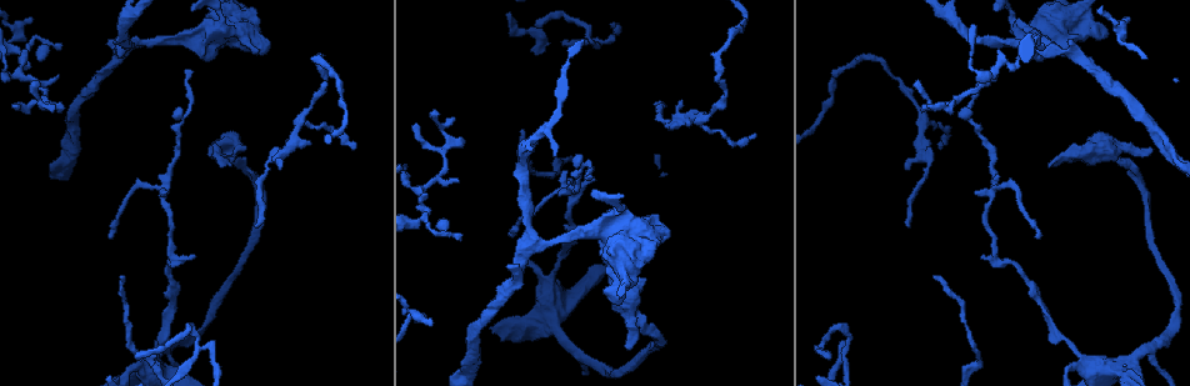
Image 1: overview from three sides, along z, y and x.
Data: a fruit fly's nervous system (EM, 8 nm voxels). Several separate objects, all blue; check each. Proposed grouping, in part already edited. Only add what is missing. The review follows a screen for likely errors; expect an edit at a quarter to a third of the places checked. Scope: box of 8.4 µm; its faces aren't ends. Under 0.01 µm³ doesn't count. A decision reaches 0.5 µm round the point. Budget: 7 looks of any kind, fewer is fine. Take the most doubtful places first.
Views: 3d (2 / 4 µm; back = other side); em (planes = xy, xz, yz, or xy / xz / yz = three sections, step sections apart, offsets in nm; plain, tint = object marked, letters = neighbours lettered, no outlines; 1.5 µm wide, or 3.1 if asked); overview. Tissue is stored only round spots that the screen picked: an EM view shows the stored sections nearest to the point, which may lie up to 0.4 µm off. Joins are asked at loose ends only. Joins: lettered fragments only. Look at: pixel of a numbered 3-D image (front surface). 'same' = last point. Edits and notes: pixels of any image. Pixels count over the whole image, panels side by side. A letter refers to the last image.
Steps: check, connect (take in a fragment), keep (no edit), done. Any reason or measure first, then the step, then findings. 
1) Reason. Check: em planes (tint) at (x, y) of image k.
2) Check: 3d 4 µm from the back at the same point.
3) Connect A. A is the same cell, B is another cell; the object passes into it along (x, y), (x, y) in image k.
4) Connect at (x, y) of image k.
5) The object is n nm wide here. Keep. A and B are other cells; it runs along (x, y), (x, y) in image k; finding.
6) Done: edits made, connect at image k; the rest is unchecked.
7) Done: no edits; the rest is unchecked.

Thin end. Check: em planes (letters) at (1038, 44) of image 1.

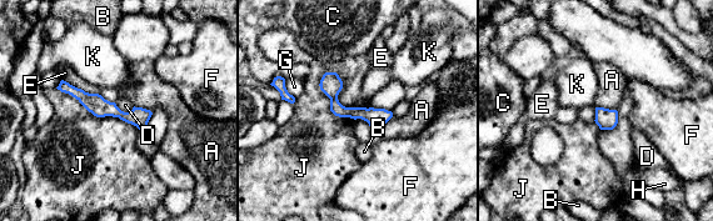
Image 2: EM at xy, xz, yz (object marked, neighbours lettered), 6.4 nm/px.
The longest contact is with J, 380 nm. Keep. A, B, C, D, E, F, G, H, J and K are other cells; it runs along (61, 86), (121, 115), (148, 114) in image 2; none of them fits.

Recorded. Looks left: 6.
Branch stops here. Check: em yz step 4 (tint) at (463, 142) of image 1.

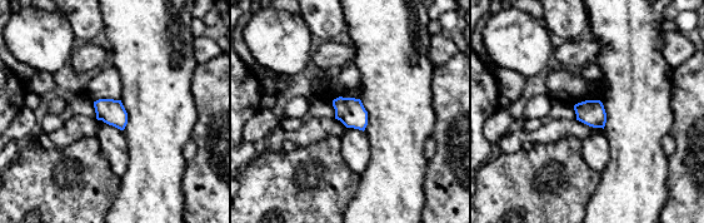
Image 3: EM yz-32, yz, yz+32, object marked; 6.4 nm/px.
Check: em planes (letters) at the same point.

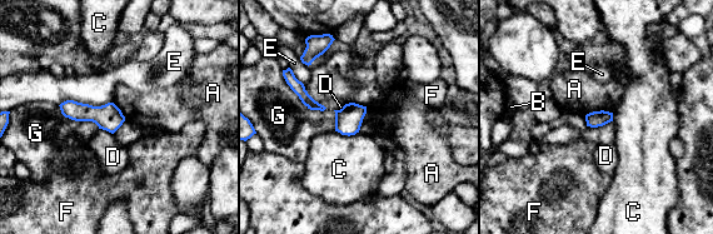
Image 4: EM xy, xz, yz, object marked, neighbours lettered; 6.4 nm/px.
Keep. A, B, C, D, E, F and G are other cells; a border runs along (612, 111), (593, 110), (584, 115) in image 4; no lettered fragment goes on from it.

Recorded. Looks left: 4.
Tapers out. Check: 3d 2 µm at (656, 102) of image 1.

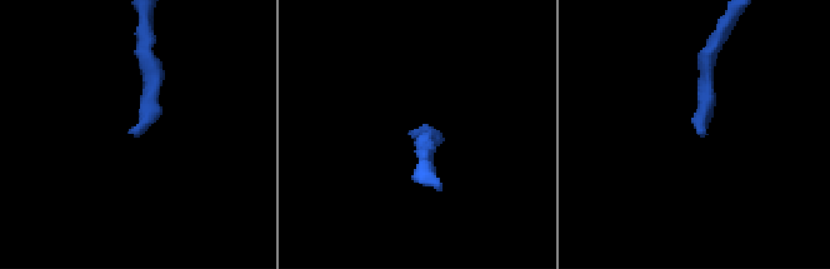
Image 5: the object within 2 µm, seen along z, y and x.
Now the EM. Check: em planes (tint) at (136, 135) of image 5.

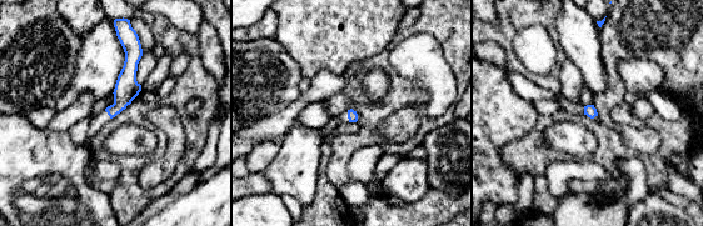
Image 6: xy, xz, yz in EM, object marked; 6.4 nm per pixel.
Check: em planes (letters) at the same point.

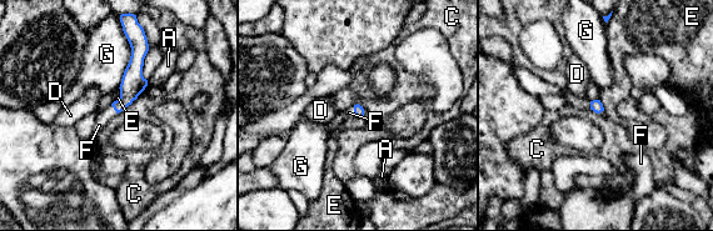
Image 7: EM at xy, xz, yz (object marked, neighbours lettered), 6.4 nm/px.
Connect at (349, 113) of image 7. F is the same cell, A, C, D, E and G are other cells; the object passes into it along (358, 110), (354, 111), (349, 113) in image 7; the neuron continues.

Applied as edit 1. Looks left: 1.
Done: edits made, connect at image 7; the rest is unchecked.

